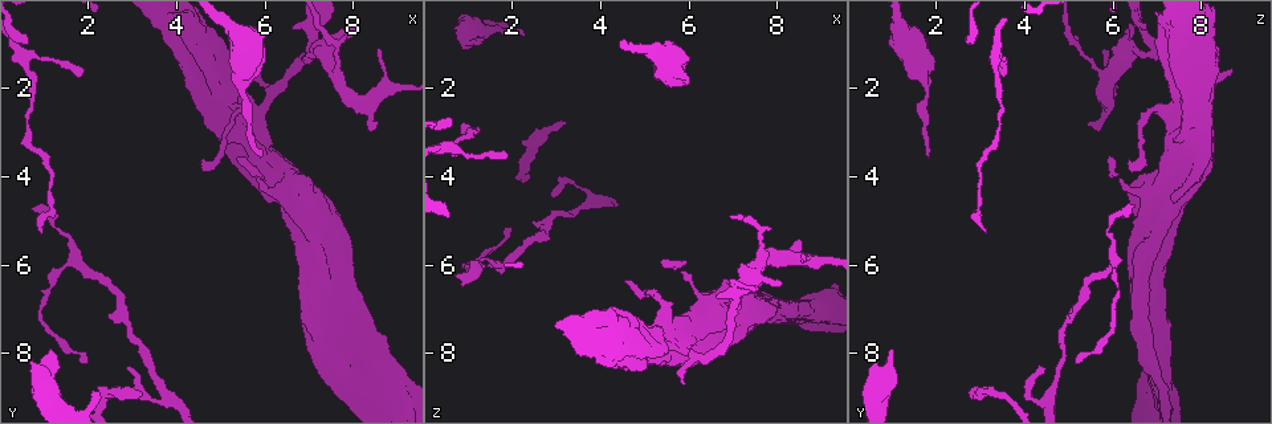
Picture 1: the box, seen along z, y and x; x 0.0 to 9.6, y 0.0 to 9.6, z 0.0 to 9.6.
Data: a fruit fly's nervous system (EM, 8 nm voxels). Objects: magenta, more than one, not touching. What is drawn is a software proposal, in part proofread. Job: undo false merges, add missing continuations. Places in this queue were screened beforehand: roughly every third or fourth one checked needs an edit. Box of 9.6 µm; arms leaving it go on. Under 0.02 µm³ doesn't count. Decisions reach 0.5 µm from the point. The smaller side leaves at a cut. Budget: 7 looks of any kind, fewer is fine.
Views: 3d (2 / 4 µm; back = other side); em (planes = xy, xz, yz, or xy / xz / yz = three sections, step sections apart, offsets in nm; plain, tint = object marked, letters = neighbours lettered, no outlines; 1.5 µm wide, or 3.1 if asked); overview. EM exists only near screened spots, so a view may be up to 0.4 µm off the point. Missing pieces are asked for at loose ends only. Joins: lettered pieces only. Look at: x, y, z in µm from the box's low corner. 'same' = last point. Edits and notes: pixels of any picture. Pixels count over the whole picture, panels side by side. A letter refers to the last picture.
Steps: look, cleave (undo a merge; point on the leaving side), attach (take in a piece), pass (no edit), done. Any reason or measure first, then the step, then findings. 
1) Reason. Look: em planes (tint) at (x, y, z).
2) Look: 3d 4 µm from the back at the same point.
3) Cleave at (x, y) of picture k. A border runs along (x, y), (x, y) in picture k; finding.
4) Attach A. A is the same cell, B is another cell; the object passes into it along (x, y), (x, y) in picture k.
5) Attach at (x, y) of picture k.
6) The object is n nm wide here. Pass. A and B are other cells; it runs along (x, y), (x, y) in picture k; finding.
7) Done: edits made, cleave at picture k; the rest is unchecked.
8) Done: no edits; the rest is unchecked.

Tapers out. Look: em yz step 8 (tint) at (5.95, 3.45, 1.85).

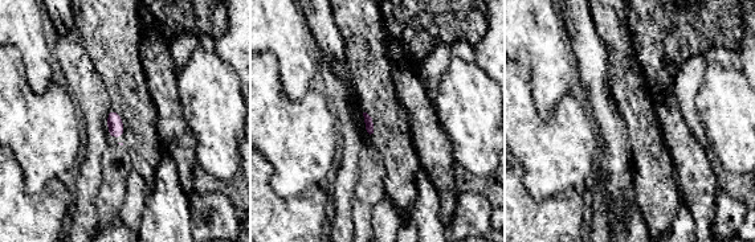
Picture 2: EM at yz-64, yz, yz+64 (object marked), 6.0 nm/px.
What lies round it. Look: em yz step 8 (letters) at the same point.

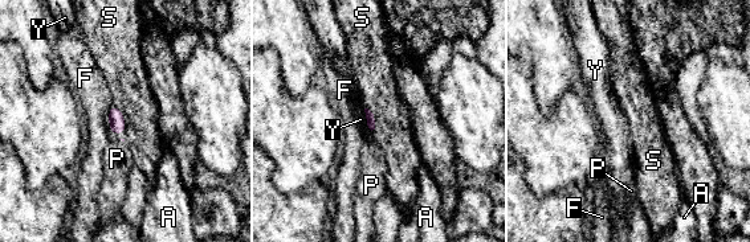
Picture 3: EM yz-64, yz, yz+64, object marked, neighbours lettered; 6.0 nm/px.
The longest contact is with S, 190 nm. Attach P. P is the same cell, A, F, S and Y are other cells; the object passes into it along (117, 123), (114, 132), (117, 159) in picture 3; it goes on there.

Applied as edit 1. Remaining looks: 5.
Look: overview.

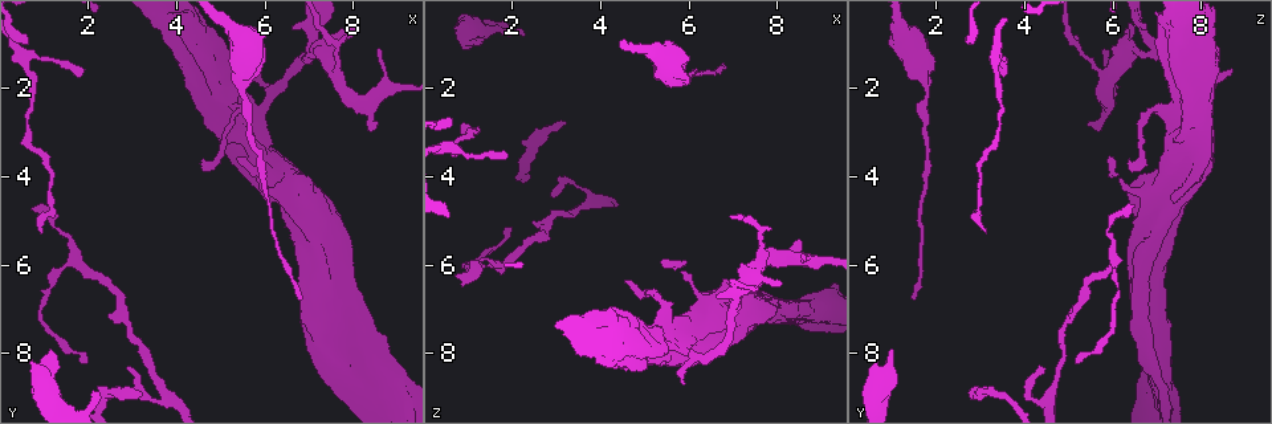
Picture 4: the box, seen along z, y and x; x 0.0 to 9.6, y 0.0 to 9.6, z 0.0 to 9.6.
An open end. Look: em xz step 4 (letters) at (6.80, 6.85, 1.45).

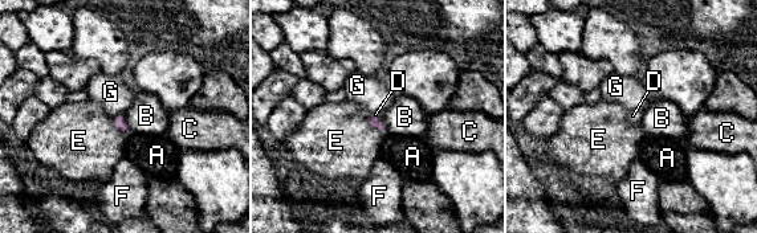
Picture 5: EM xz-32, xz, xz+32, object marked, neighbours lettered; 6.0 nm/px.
Look: em planes (letters) at the same point.

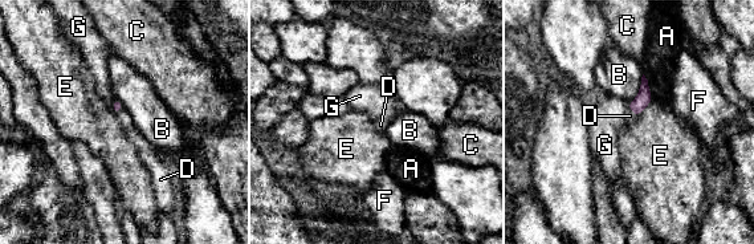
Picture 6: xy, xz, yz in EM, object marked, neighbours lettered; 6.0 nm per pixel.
Attach D. D is the same cell, A, B, C, E, F and G are other cells; the object passes into it along (643, 100), (632, 112), (630, 116) in picture 6; the neuron continues.

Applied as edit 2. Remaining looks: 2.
Arms part here. Look: em planes (tint) at (7.00, 1.15, 6.95).

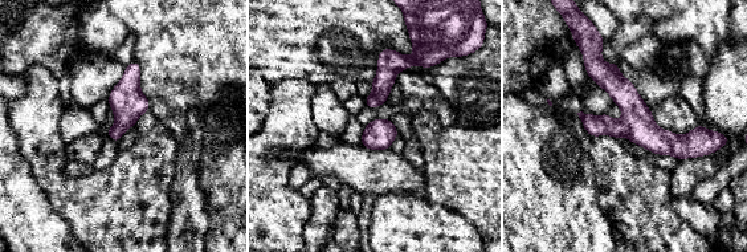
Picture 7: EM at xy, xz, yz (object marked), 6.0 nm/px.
What lies round it. Look: em planes (letters) at the same point.

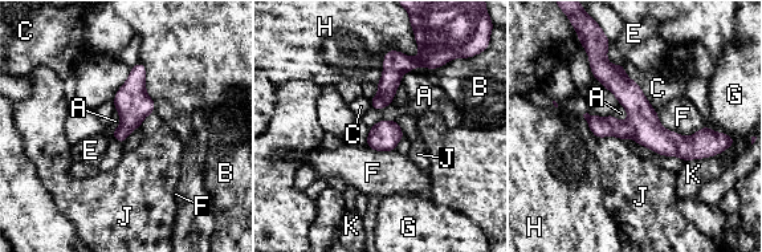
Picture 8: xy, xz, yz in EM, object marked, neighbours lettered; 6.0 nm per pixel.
The object is 190 nm wide here. Pass. A, B, C, E, F, G, H, J and K are other cells; it runs along (589, 47), (668, 143), (709, 138) in picture 8; continuous, no second neuron.

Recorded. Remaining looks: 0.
Done: edits made, attach at picture 3, attach at picture 6; the rest is unchecked.

